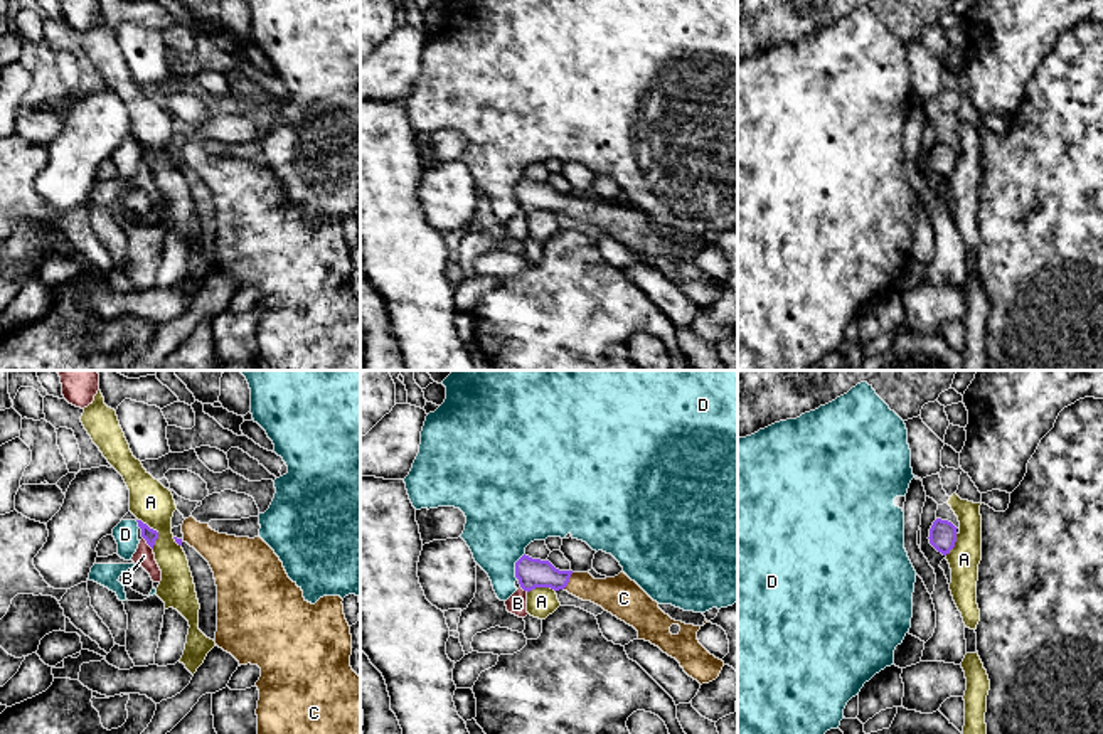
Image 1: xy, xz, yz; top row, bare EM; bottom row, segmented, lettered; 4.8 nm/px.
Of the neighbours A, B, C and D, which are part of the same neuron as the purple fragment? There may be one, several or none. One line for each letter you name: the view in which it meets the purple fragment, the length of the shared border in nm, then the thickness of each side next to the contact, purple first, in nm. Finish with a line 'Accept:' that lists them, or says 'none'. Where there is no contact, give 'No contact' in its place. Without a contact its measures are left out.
C: Touches purple in xz. Shared border 90 nm. Thickness 140 nm (purple) against 180 nm
Accept: C

